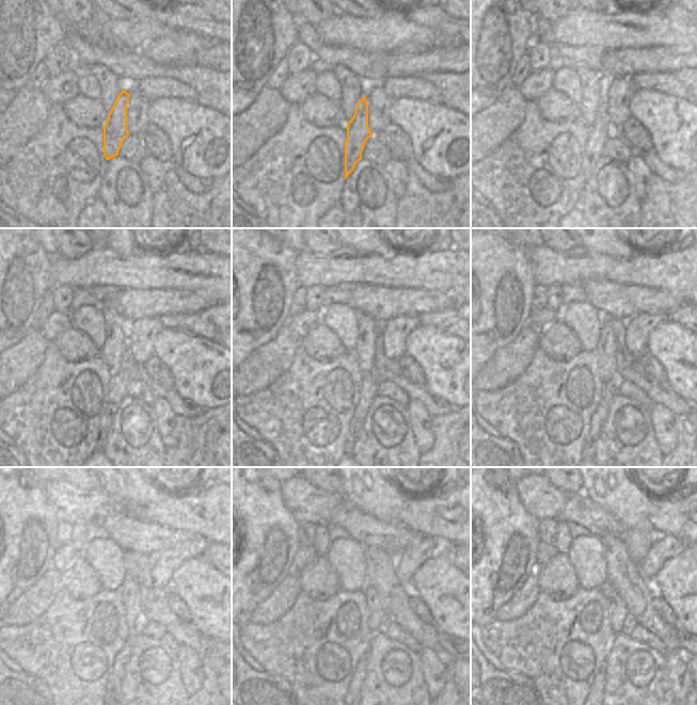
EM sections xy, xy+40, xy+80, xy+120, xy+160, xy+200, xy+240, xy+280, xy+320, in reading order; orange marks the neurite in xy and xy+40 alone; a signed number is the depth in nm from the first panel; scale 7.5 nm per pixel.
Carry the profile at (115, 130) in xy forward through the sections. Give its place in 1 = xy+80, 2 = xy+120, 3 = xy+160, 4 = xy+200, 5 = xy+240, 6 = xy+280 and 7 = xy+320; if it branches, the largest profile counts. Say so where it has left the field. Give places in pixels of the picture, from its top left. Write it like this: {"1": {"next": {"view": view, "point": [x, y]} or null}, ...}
{"1": {"next": {"view": "xy+80", "point": [599, 132]}}, "2": {"next": {"view": "xy+120", "point": [117, 390]}}, "3": {"next": {"view": "xy+160", "point": [368, 390]}}, "4": {"next": {"view": "xy+200", "point": [600, 413]}}, "5": {"next": {"view": "xy+240", "point": [113, 684]}}, "6": {"next": {"view": "xy+280", "point": [355, 684]}}, "7": {"next": {"view": "xy+320", "point": [599, 681]}}}

